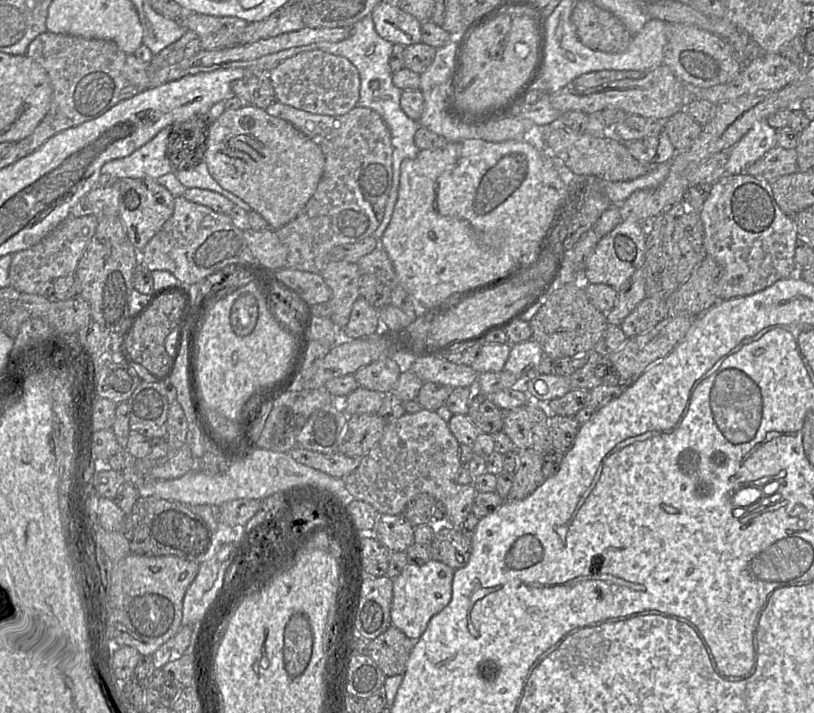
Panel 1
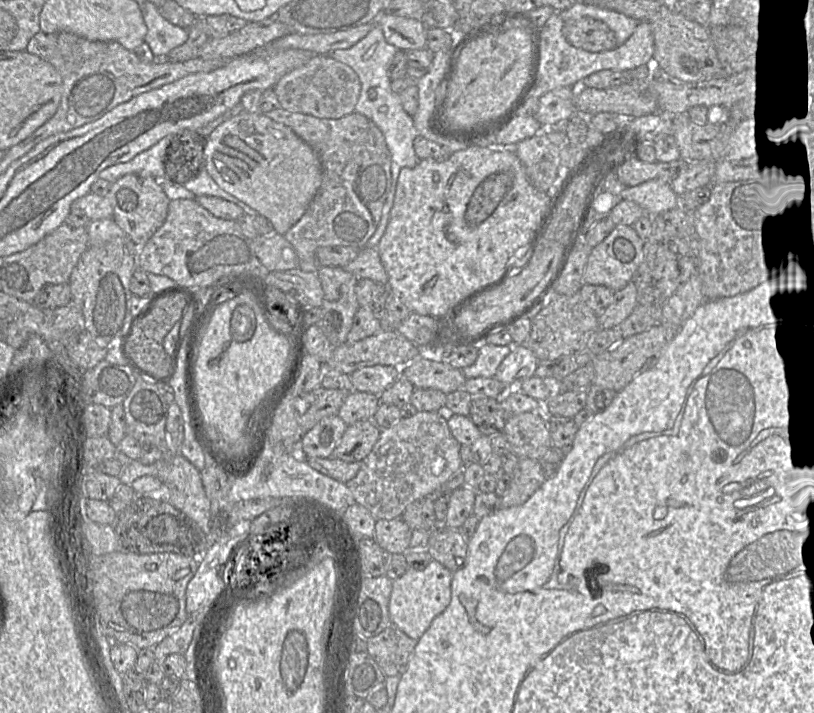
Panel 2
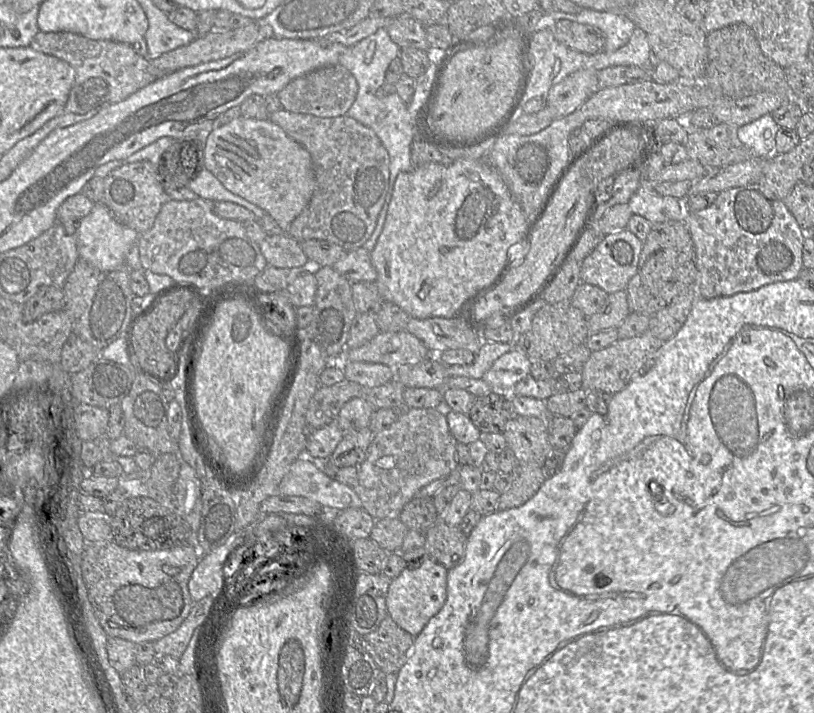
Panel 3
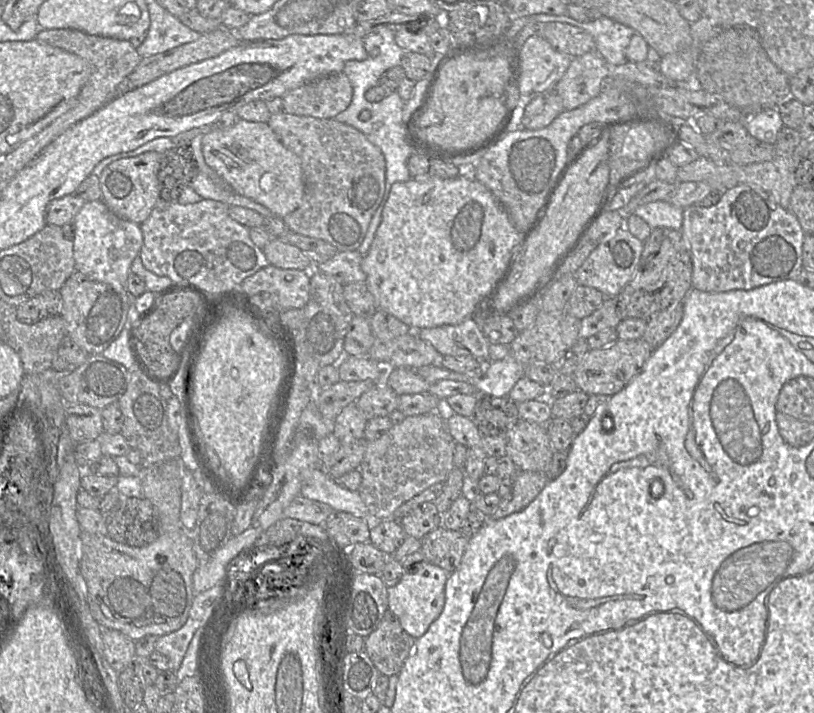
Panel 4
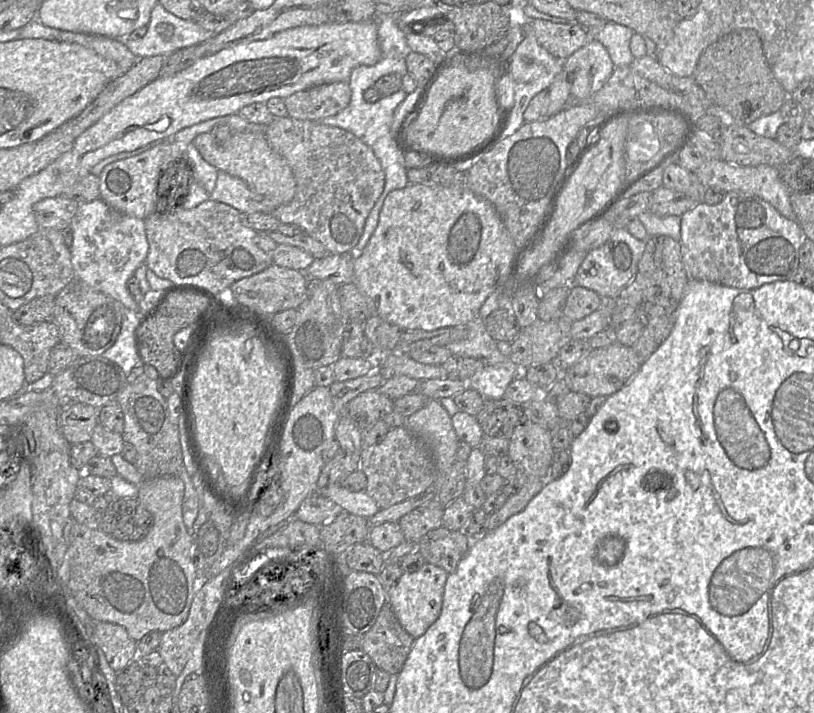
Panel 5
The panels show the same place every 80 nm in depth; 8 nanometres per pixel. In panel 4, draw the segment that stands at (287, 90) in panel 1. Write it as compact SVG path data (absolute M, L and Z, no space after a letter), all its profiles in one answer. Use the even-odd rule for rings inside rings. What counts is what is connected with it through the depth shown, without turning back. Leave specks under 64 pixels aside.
M333 73L287 92L282 97L283 112L320 119L334 118L349 106L352 95L353 88L347 75Z

